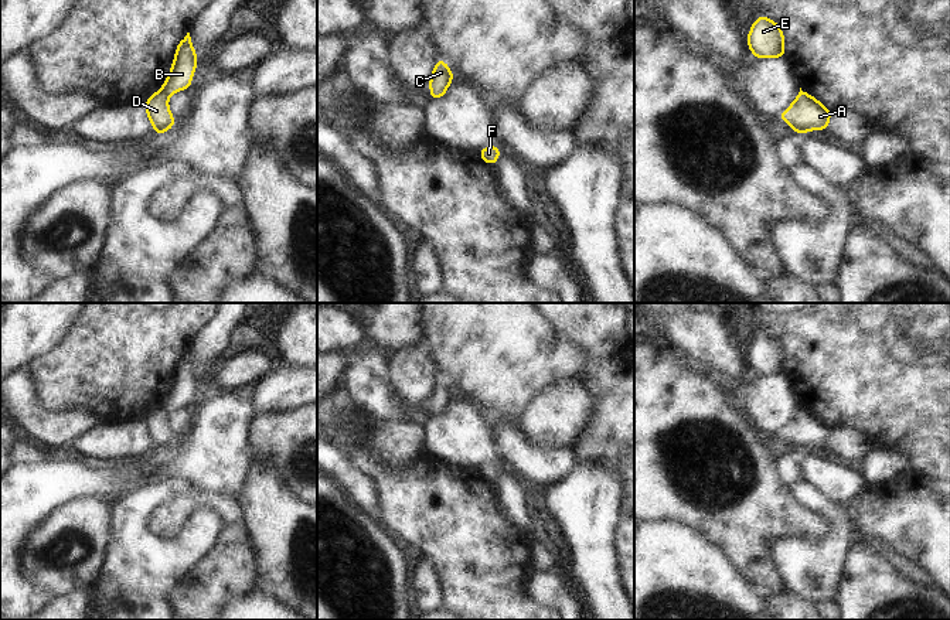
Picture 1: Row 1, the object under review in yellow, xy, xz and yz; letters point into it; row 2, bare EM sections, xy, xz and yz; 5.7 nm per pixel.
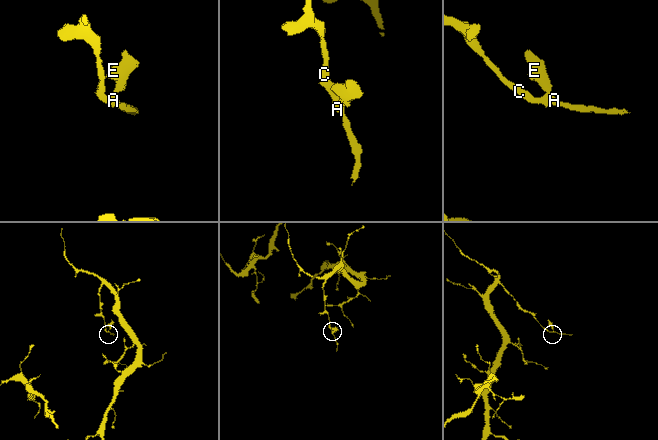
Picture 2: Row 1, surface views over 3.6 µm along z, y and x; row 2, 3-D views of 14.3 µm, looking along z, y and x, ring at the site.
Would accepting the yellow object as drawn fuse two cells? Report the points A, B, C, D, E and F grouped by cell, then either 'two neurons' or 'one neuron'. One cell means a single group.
groups A C D / B E F; two neurons

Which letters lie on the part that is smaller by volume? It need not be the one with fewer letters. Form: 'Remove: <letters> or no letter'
Remove: B, E, F

